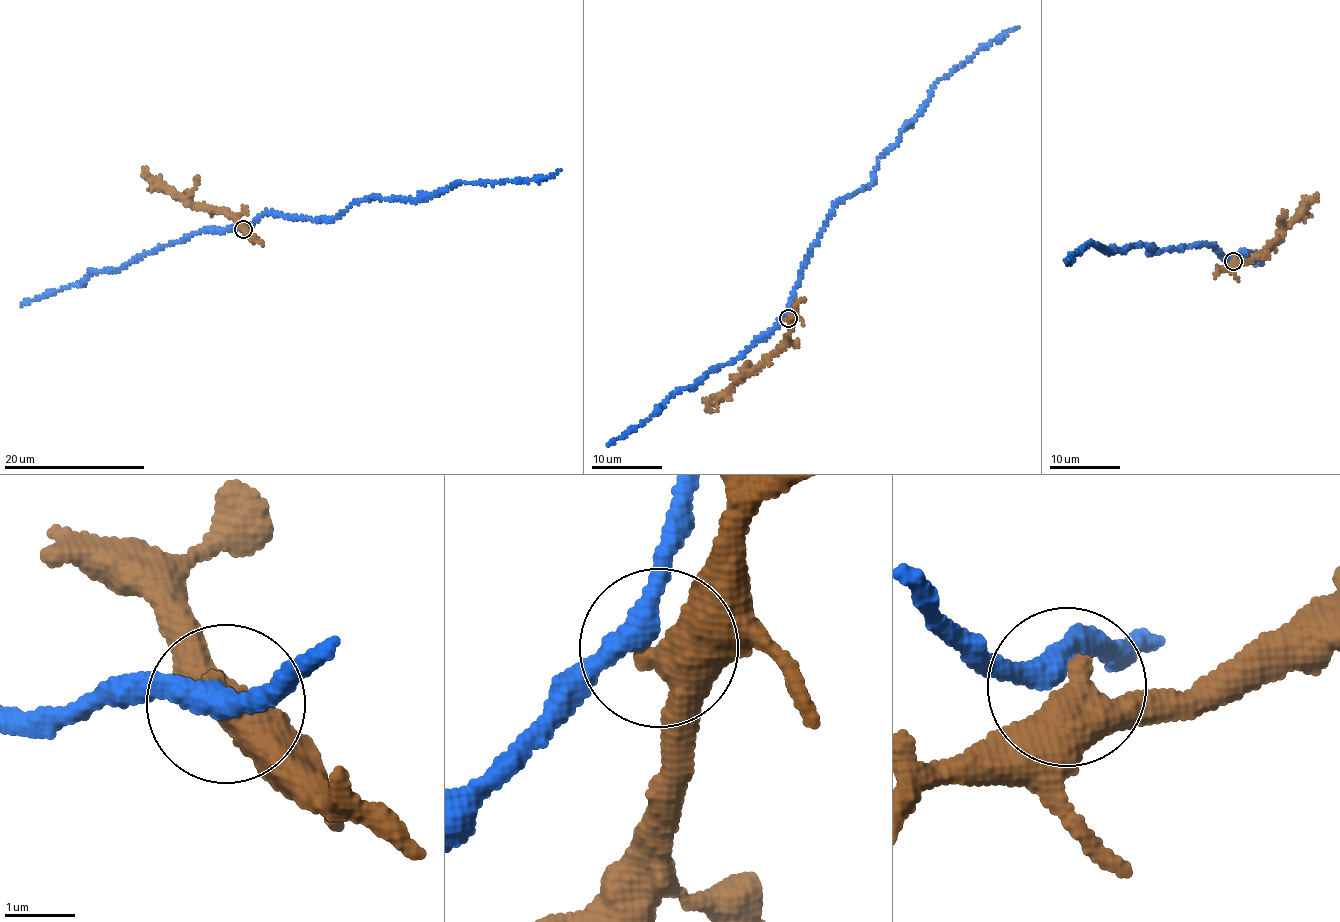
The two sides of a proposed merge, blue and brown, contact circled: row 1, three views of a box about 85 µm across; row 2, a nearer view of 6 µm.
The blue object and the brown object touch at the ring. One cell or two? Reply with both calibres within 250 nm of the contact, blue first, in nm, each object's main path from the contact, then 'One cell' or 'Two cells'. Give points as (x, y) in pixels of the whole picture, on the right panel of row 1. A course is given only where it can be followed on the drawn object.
Thickness 320 nm (blue) against 480 nm. Course of blue: (1233, 261), (1207, 246), (1150, 254), (1153, 247), (1135, 246), (1114, 253), (1092, 242), (1072, 263), (1068, 261). Course of brown: (1233, 261), (1258, 259), (1279, 237), (1285, 225), (1301, 217), (1316, 192). Two cells

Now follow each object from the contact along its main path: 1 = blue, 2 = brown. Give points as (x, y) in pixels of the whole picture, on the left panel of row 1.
1: (242, 229), (271, 213), (324, 219), (373, 198), (414, 201), (459, 181), (526, 181), (560, 171)
2: (242, 229), (236, 220), (223, 212), (193, 207), (181, 194), (165, 189), (144, 167)

